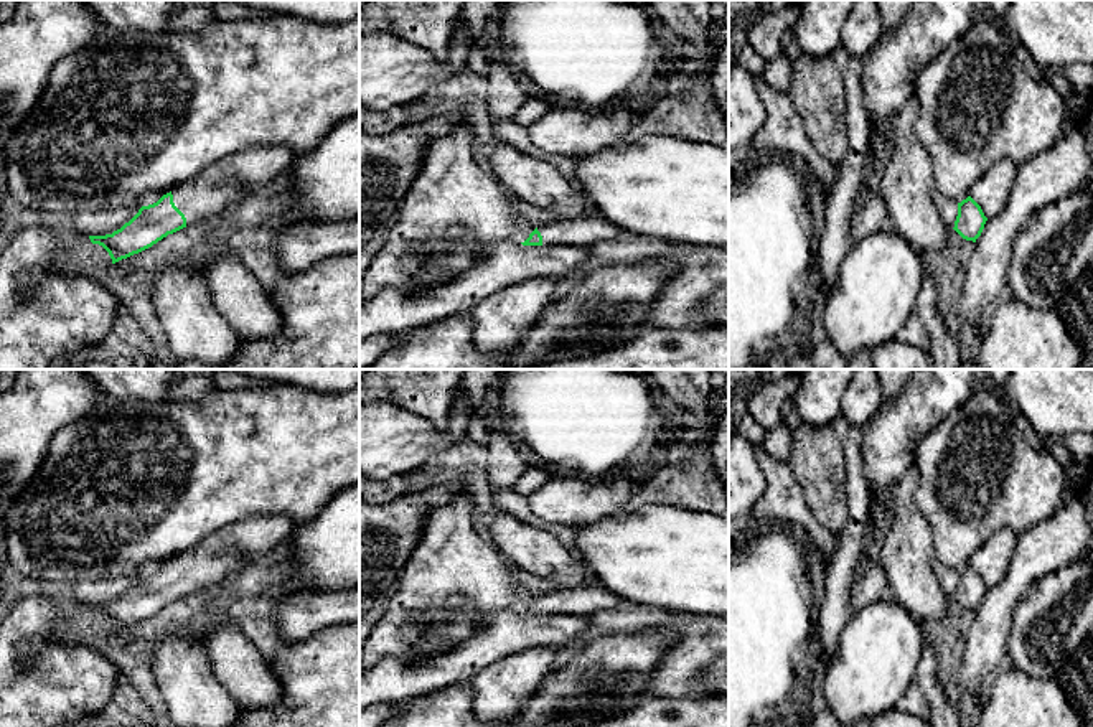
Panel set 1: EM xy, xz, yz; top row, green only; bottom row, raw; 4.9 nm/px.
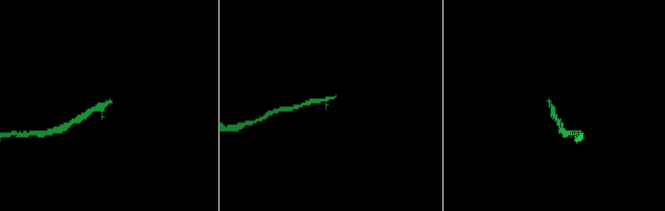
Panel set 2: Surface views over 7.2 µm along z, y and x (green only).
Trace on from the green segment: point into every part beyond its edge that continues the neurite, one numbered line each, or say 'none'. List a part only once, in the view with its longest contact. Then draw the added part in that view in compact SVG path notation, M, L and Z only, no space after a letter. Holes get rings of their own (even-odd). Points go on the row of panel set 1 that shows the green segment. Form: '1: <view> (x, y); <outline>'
1: xy (258, 168); M288 145L251 147L173 188L173 203L185 214L186 226L195 221L213 224L228 206L280 183L293 157Z

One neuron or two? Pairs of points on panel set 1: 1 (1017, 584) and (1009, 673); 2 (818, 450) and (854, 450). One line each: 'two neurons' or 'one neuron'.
1: two neurons
2: two neurons

